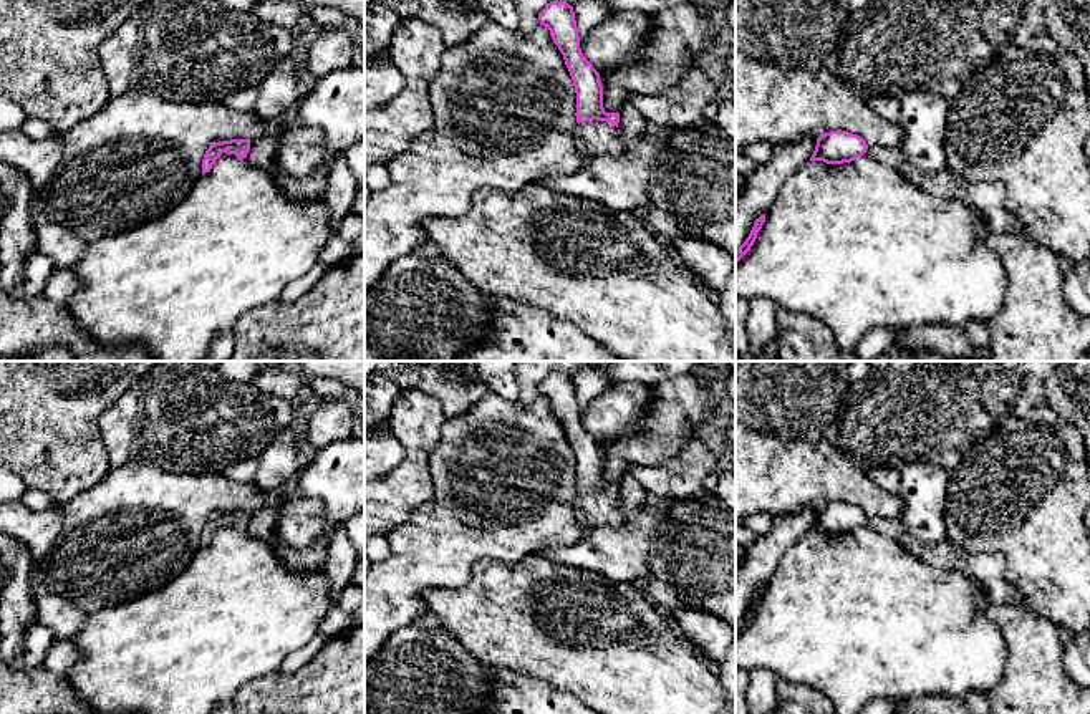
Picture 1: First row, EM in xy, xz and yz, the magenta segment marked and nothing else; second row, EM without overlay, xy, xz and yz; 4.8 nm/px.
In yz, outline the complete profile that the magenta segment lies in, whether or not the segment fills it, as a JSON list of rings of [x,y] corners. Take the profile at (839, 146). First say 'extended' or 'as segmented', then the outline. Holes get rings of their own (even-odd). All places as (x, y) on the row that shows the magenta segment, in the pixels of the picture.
extended; [[[837,129],[817,137],[817,146],[810,161],[843,164],[851,162],[863,154],[896,169],[904,179],[926,194],[969,205],[972,210],[986,217],[987,232],[1025,232],[1020,219],[1007,209],[1006,189],[1001,182],[969,182],[954,176],[949,169],[934,174],[921,171],[904,156],[901,147],[868,146],[858,134]]]

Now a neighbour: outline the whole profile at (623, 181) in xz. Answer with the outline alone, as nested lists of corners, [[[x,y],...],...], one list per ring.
[[[648,124],[644,136],[631,152],[603,154],[572,174],[553,174],[537,184],[547,189],[598,200],[615,210],[646,210],[654,174],[669,137],[686,129]]]

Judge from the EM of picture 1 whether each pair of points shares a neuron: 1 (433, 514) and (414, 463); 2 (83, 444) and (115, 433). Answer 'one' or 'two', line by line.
1: two
2: two

